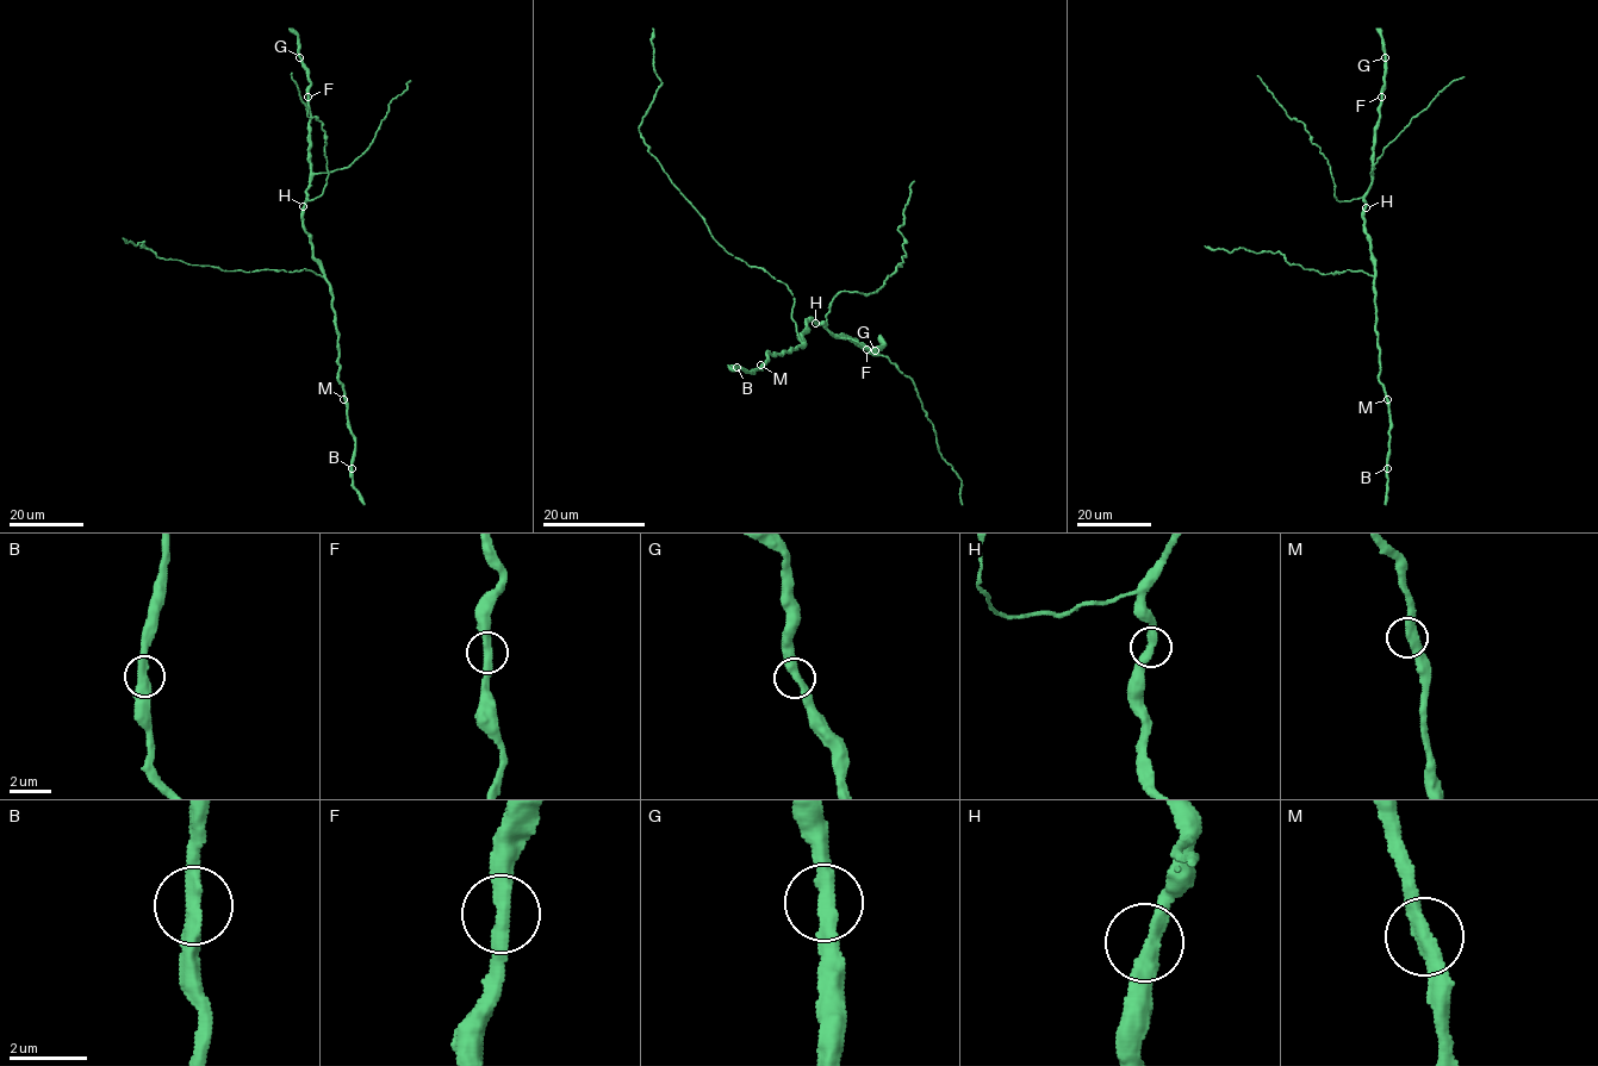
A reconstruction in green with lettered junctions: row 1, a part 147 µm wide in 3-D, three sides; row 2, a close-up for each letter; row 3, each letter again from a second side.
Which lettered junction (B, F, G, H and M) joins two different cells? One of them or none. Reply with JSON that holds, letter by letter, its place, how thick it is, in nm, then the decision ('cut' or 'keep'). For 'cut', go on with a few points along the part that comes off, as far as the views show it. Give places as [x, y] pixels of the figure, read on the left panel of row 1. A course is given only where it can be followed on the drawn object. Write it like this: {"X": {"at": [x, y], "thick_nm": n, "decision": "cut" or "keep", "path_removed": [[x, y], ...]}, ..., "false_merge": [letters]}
{"B": {"at": [352, 468], "thick_nm": 400, "decision": "keep"}, "F": {"at": [308, 97], "thick_nm": 380, "decision": "keep"}, "G": {"at": [299, 57], "thick_nm": 380, "decision": "keep"}, "H": {"at": [303, 206], "thick_nm": 380, "decision": "keep"}, "M": {"at": [343, 399], "thick_nm": 400, "decision": "keep"}, "false_merge": []}

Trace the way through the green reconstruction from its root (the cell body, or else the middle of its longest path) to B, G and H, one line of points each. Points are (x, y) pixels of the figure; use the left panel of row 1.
B: (319, 275), (329, 285), (333, 297), (339, 335), (337, 381), (354, 441), (352, 468)
G: (319, 275), (322, 266), (312, 256), (310, 236), (303, 225), (310, 174), (310, 79), (299, 57)
H: (319, 275), (323, 275), (323, 268), (312, 256), (310, 236), (303, 225), (303, 206)

